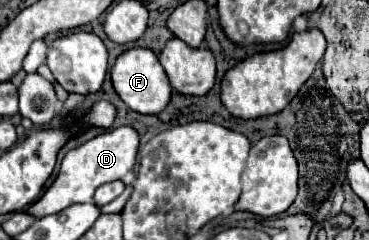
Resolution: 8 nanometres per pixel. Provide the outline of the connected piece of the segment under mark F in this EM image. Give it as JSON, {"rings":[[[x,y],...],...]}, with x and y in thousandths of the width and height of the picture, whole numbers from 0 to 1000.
{"rings":[[[398,200],[339,208],[317,242],[317,258],[301,292],[301,333],[306,333],[317,392],[333,408],[333,425],[377,475],[442,467],[453,450],[453,433],[463,425],[463,400],[469,400],[469,367],[458,358],[458,325],[447,325],[447,292],[431,267],[431,242]]]}

